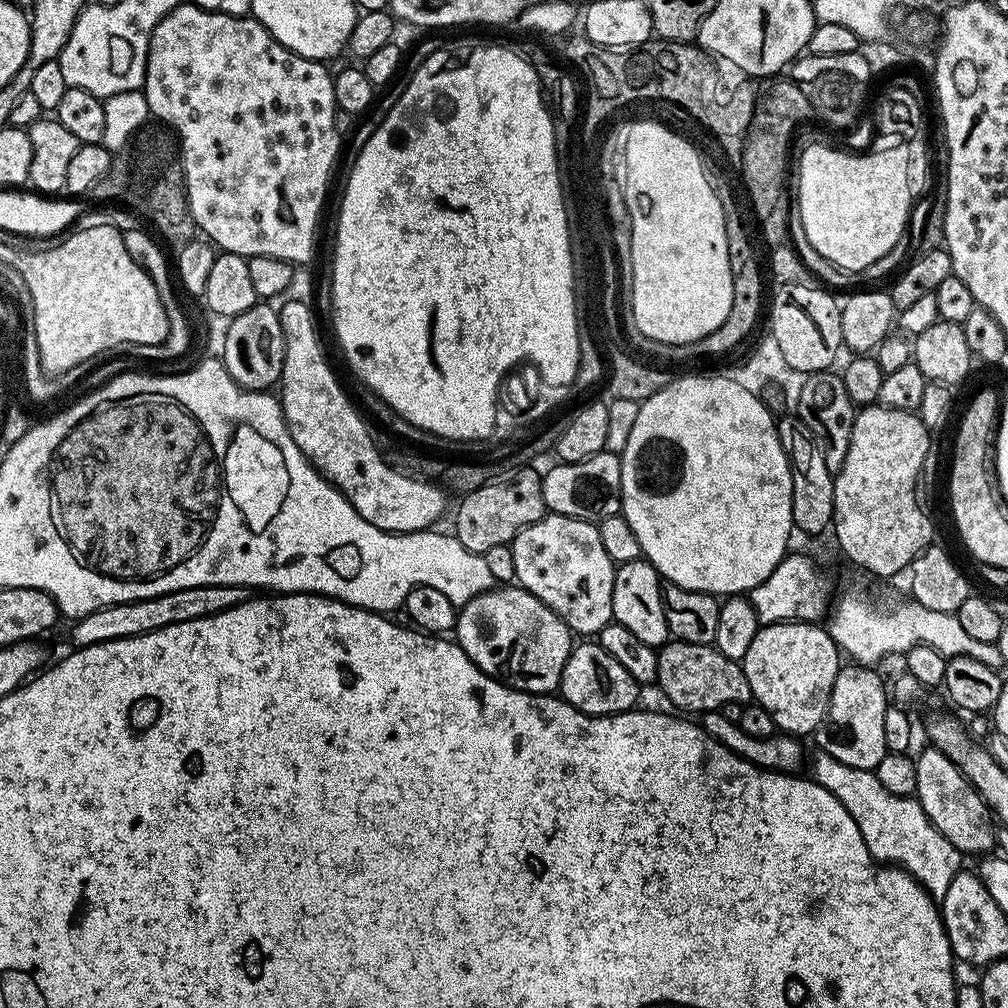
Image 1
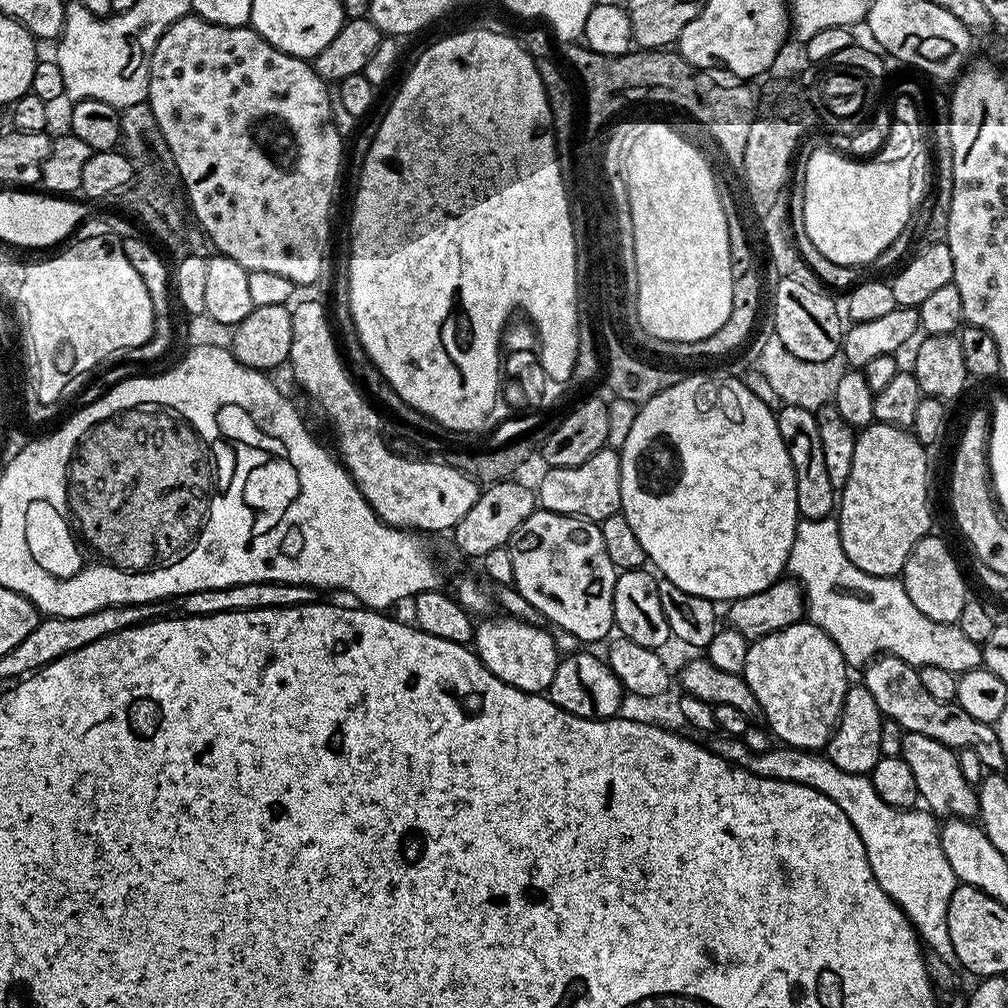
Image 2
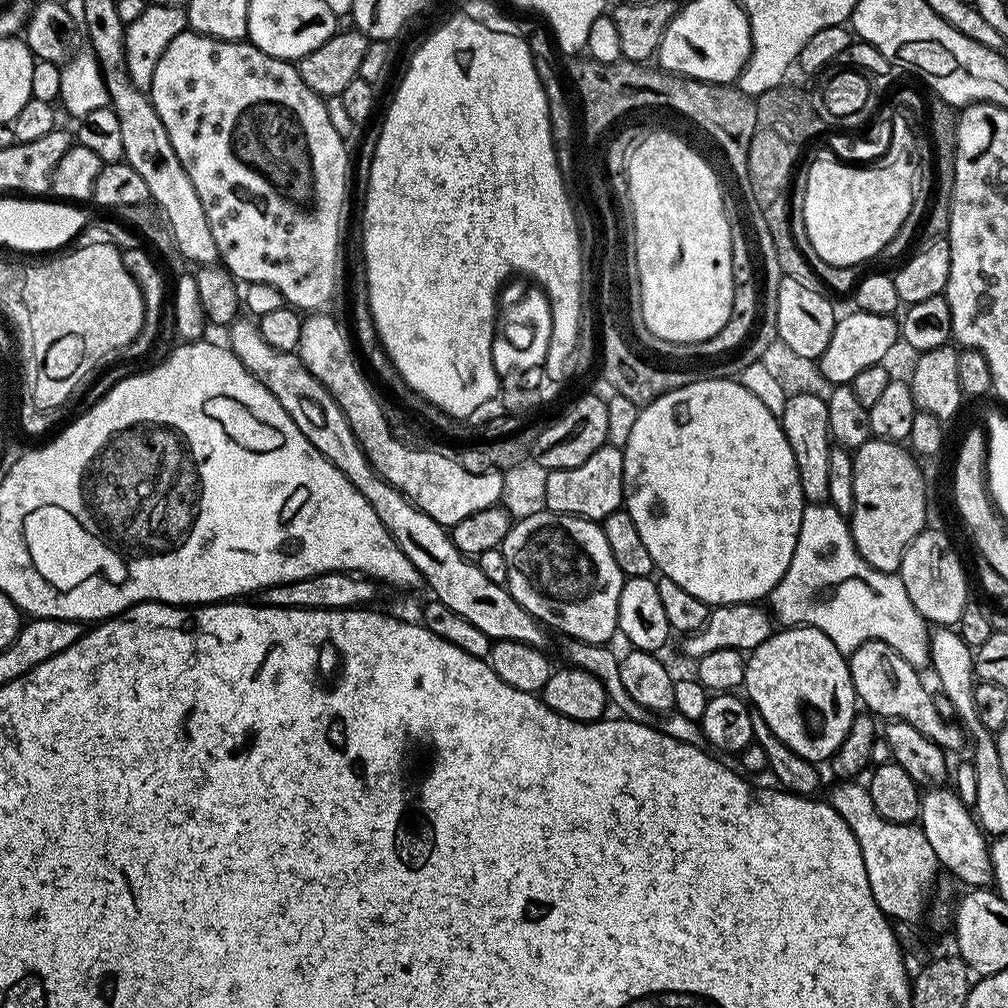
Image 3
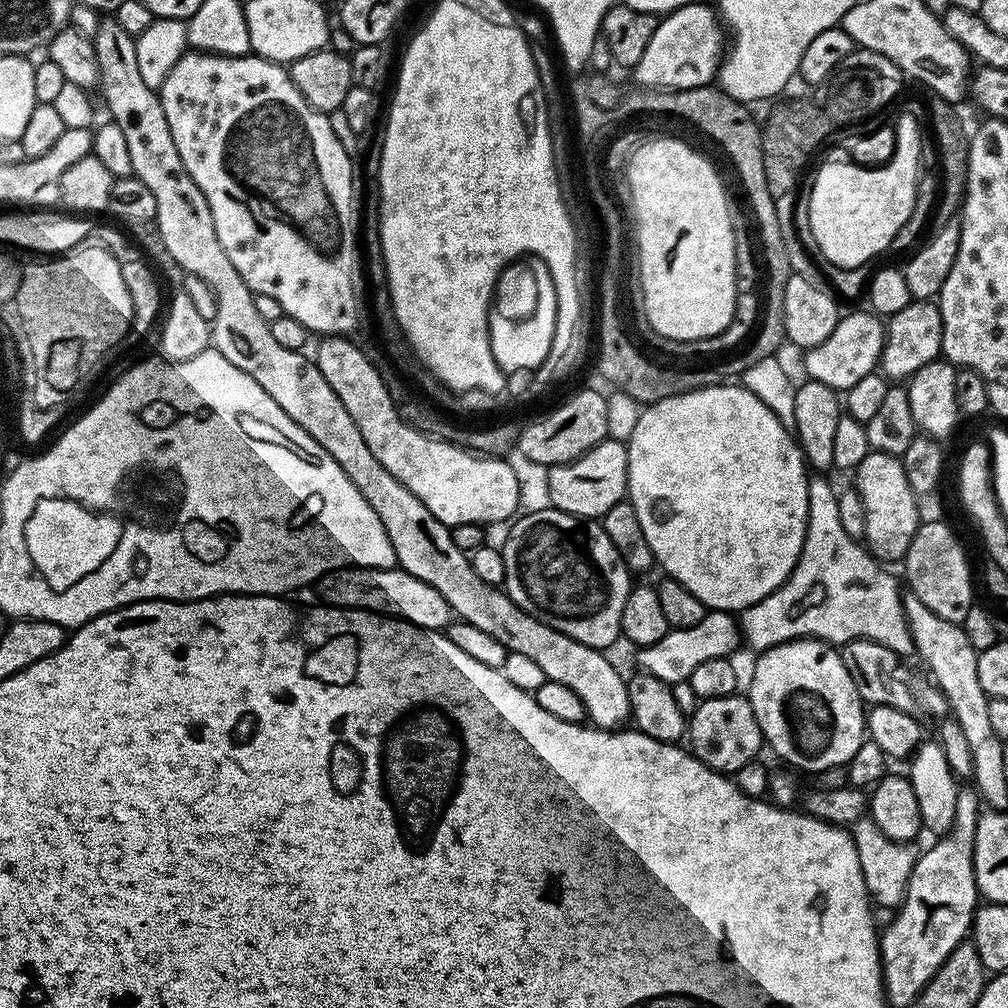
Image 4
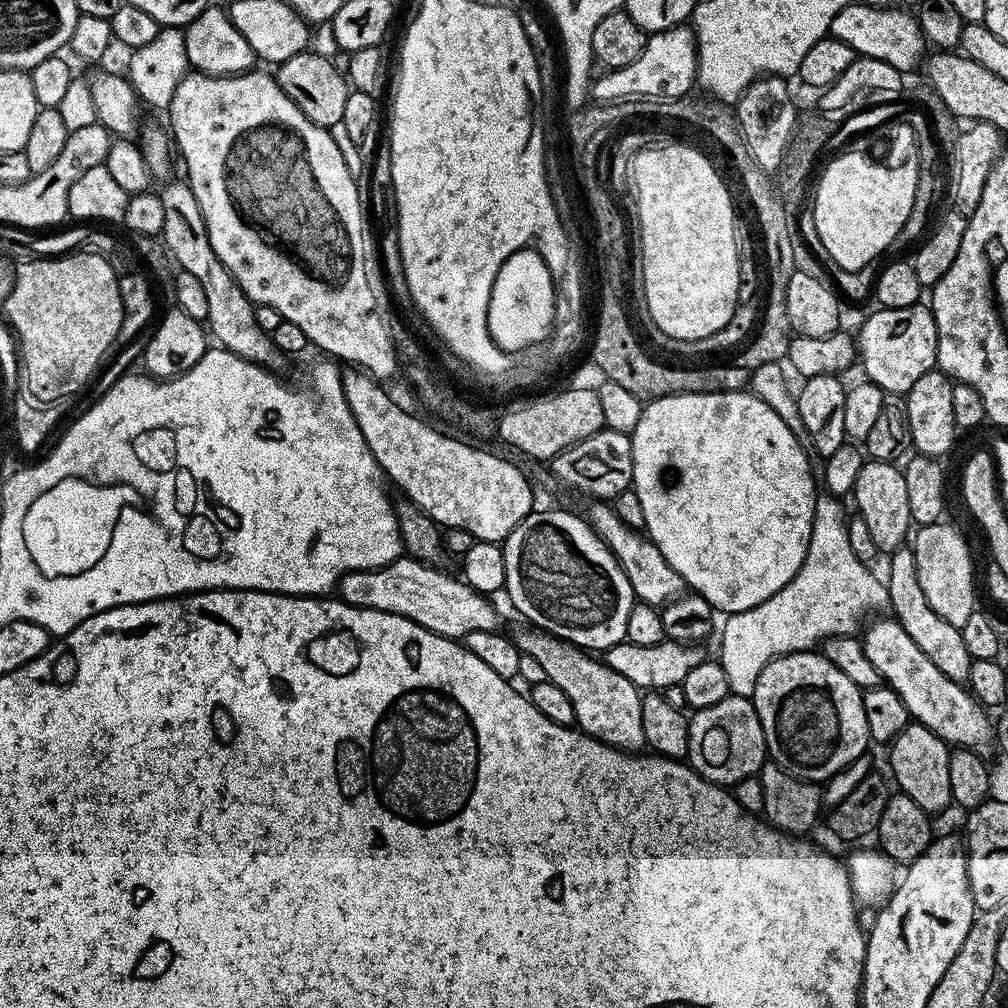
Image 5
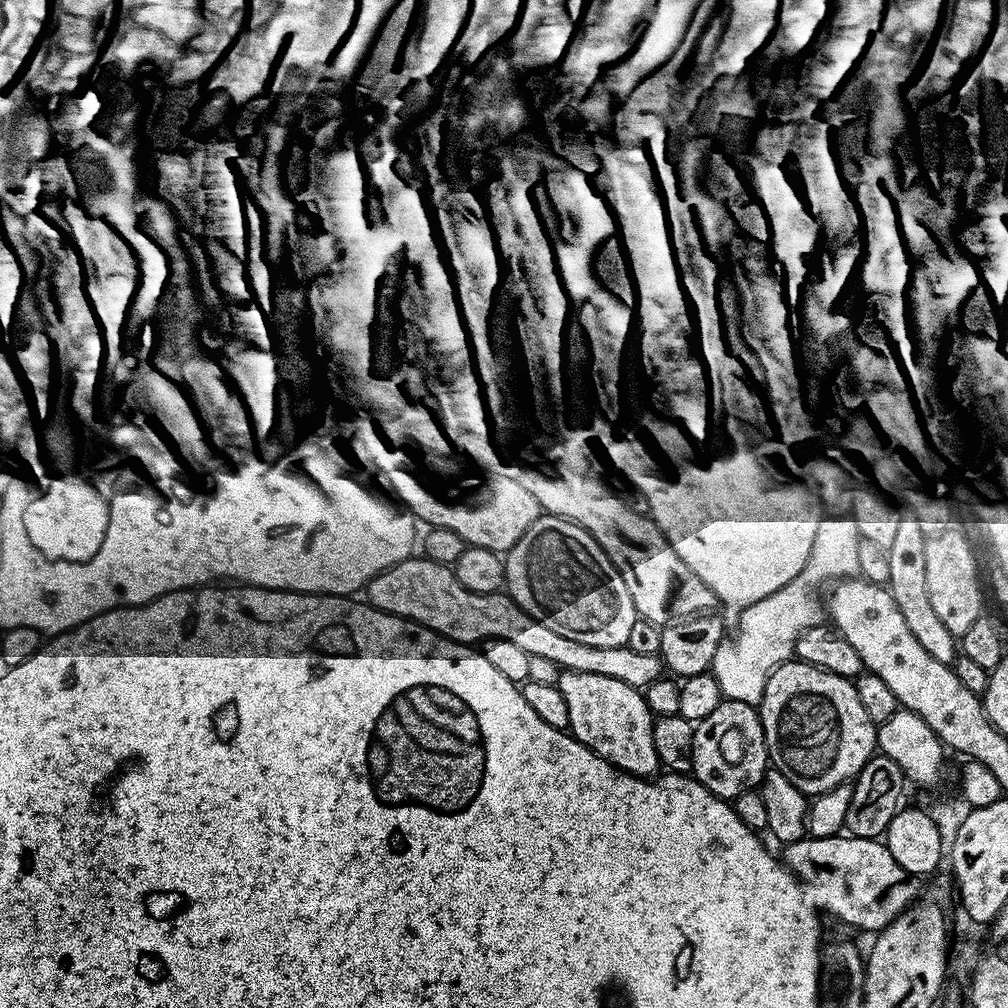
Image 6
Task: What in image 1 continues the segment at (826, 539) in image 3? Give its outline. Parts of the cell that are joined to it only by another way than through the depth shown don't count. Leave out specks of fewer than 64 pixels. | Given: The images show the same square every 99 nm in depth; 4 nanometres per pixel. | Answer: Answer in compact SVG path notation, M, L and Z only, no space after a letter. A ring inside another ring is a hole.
M848 592L838 600L826 627L841 653L848 655L849 652L852 655L849 657L857 664L876 666L883 656L899 657L912 647L925 644L947 658L969 656L974 658L974 662L982 662L982 666L990 666L990 670L995 672L1005 667L1006 661L1002 658L999 643L977 642L970 638L962 622L958 622L955 612L939 613L916 603L912 598L906 599L905 604L878 604L860 592Z

